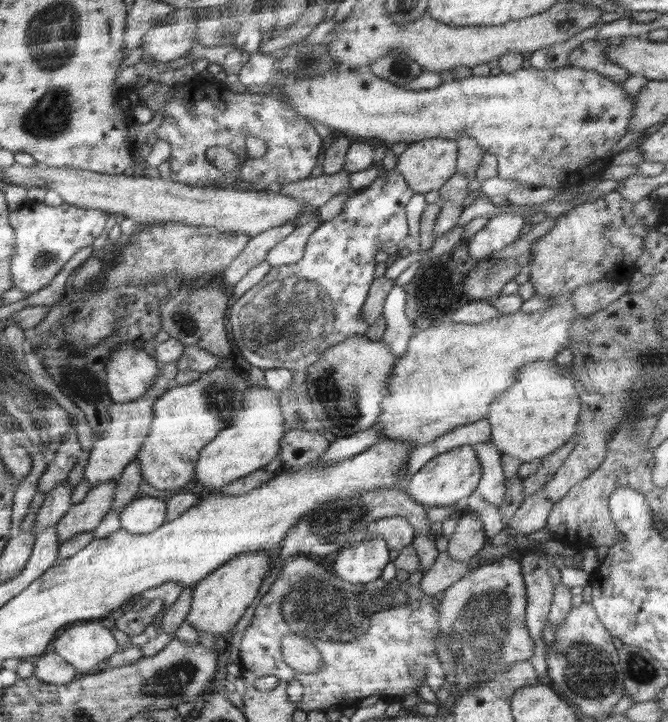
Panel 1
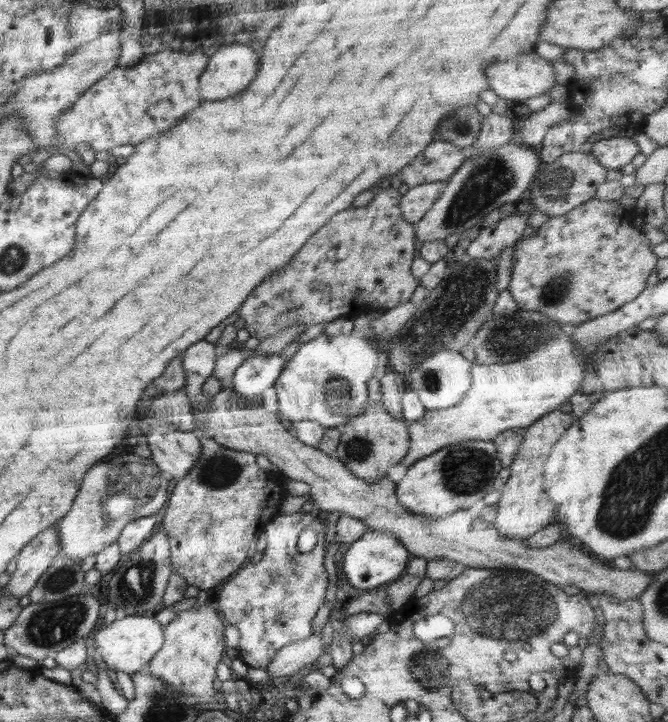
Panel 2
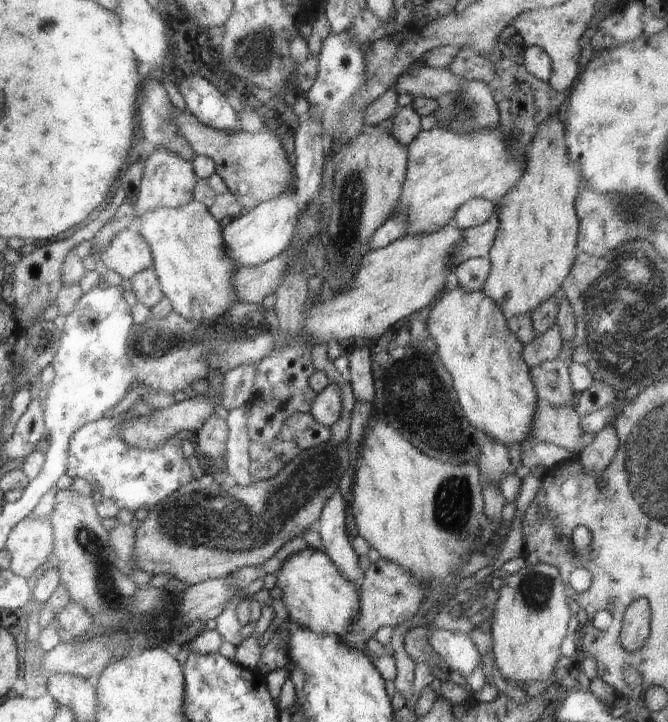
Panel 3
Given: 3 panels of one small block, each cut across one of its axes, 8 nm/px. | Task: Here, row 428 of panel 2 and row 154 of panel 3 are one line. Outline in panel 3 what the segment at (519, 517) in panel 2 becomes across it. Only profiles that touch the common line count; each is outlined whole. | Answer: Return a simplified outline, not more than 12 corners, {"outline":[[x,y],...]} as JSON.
{"outline":[[538,125],[498,202],[482,290],[506,317],[556,294],[579,251],[565,126]]}

